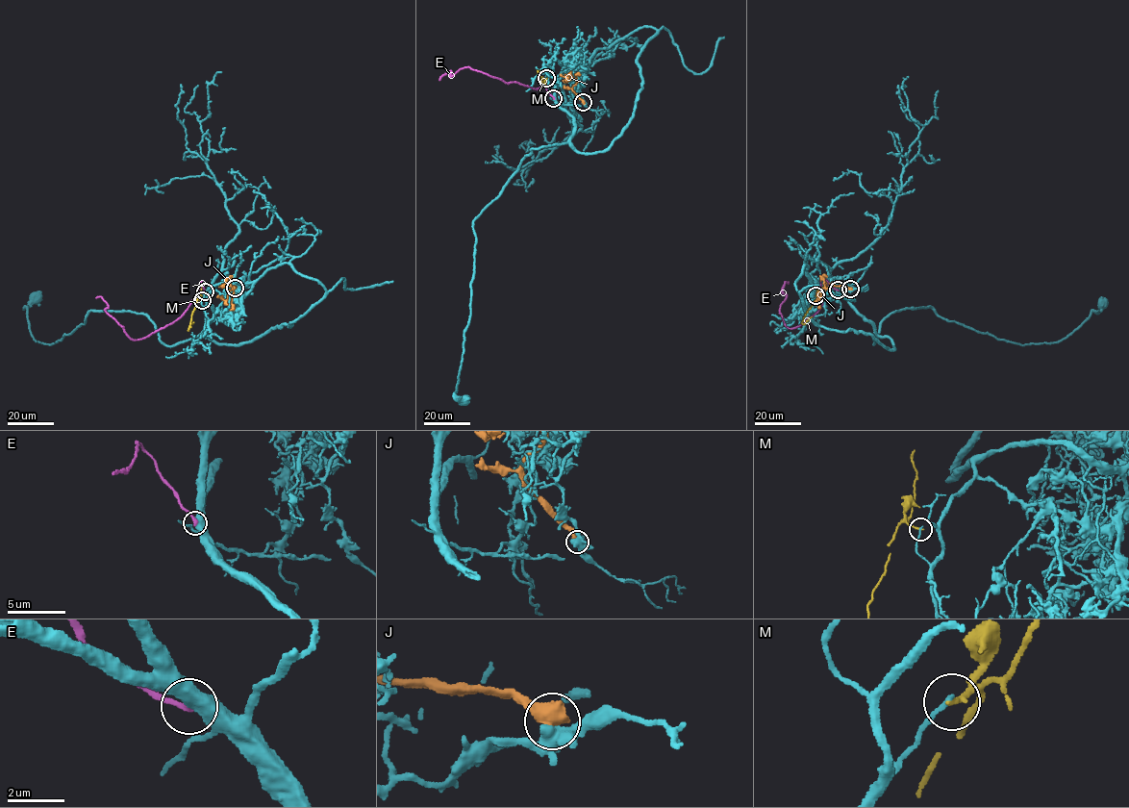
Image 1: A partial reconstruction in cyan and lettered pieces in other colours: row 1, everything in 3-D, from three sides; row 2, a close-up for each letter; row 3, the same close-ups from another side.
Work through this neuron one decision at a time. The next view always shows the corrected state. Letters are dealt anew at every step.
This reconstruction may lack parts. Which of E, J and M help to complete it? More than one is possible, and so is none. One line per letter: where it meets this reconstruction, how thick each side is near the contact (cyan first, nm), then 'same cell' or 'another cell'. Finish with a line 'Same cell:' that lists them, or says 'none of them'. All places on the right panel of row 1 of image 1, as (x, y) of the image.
E: contact (838, 290); calibres 460 and 240 nm; another cell
J: contact (850, 289); calibres 400 and 700 nm; another cell
M: contact (815, 295); calibres 160 and 200 nm; another cell
Same cell: none of them

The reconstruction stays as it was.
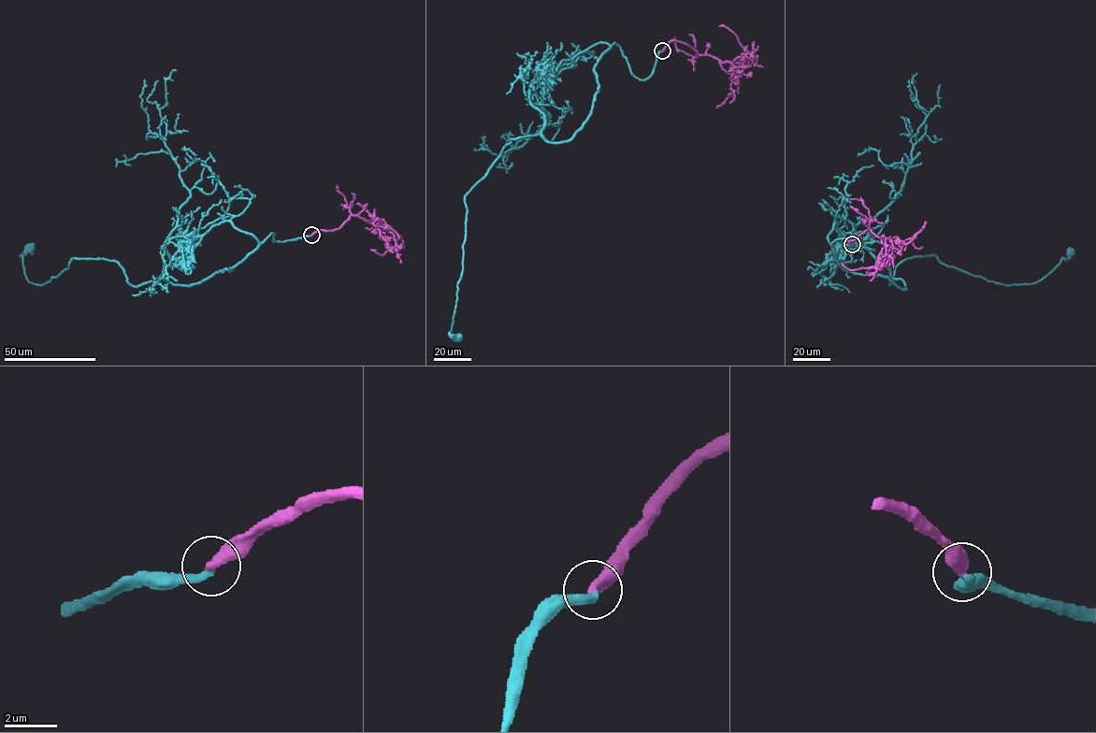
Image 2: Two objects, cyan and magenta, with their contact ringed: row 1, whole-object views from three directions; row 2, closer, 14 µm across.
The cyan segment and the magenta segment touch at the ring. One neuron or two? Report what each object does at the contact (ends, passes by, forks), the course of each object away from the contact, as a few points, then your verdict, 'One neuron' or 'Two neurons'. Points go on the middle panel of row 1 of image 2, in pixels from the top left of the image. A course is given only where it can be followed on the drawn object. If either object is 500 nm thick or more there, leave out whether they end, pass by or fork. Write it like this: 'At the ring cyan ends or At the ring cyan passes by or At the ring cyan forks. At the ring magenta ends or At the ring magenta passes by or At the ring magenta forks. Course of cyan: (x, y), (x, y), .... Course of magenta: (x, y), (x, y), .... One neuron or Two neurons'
At the ring cyan ends. At the ring magenta ends. Course of cyan: (662, 50), (639, 79), (612, 43), (594, 69), (592, 112), (571, 138), (511, 138), (466, 194), (456, 337). Course of magenta: (662, 50), (671, 40), (677, 40), (687, 44), (699, 54), (731, 63), (746, 50), (733, 32), (719, 26). One neuron

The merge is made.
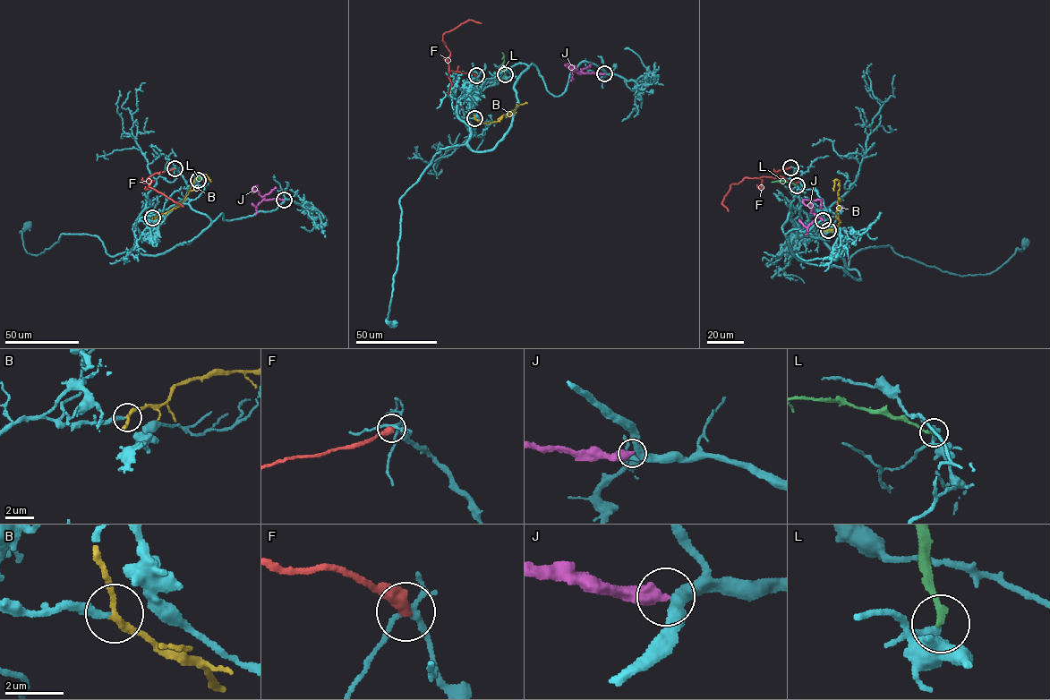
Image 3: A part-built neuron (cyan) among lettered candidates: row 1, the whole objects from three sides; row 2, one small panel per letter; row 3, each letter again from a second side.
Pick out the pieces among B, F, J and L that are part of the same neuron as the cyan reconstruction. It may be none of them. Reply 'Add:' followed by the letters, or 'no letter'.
Add: B

